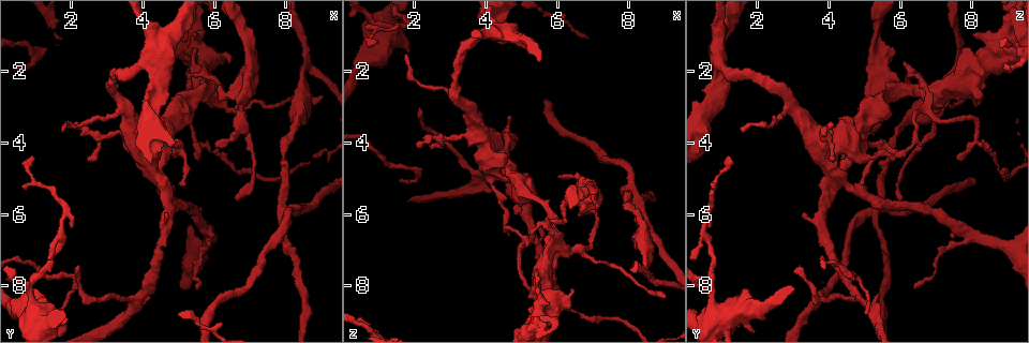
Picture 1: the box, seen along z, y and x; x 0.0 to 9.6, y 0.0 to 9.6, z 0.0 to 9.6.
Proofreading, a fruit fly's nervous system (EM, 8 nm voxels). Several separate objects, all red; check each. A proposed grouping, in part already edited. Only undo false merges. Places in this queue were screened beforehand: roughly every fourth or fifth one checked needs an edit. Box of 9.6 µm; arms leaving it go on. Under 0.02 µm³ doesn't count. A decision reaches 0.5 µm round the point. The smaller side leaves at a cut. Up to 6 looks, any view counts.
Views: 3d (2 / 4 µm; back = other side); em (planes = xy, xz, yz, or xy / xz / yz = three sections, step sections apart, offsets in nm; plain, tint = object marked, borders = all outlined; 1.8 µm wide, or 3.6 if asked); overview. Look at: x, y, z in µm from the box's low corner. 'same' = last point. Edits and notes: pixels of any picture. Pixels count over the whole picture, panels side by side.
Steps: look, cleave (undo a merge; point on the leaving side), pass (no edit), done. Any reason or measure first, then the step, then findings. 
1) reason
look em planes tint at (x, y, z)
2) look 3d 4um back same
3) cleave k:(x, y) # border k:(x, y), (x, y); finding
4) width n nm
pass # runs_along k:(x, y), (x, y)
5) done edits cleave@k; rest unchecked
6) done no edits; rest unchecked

calibre changes
look em 3.6um planes tint at (0.75, 8.85, 1.10)

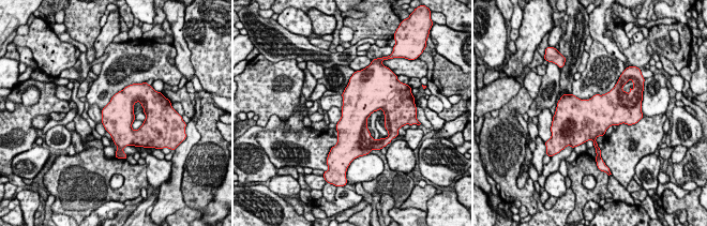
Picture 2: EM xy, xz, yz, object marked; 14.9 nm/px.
width 480 nm
pass # continuous, no second cell

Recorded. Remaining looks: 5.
arms part here
look 3d 4um at (4.30, 4.90, 4.30)

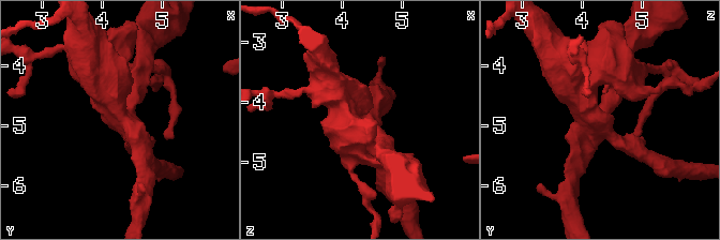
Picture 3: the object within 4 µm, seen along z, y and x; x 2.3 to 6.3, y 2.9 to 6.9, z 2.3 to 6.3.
look em 3.6um planes tint at (4.35, 4.95, 4.25)

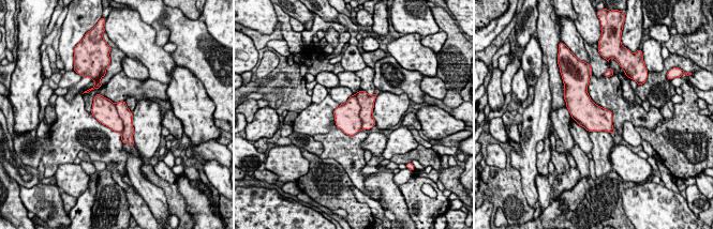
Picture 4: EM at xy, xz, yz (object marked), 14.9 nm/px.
arms 3; arm_widths 260, 280, 650 nm
cleave 4:(367, 102) # a second cell is stuck on

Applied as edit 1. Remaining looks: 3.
done edits cleave@4; rest unchecked

